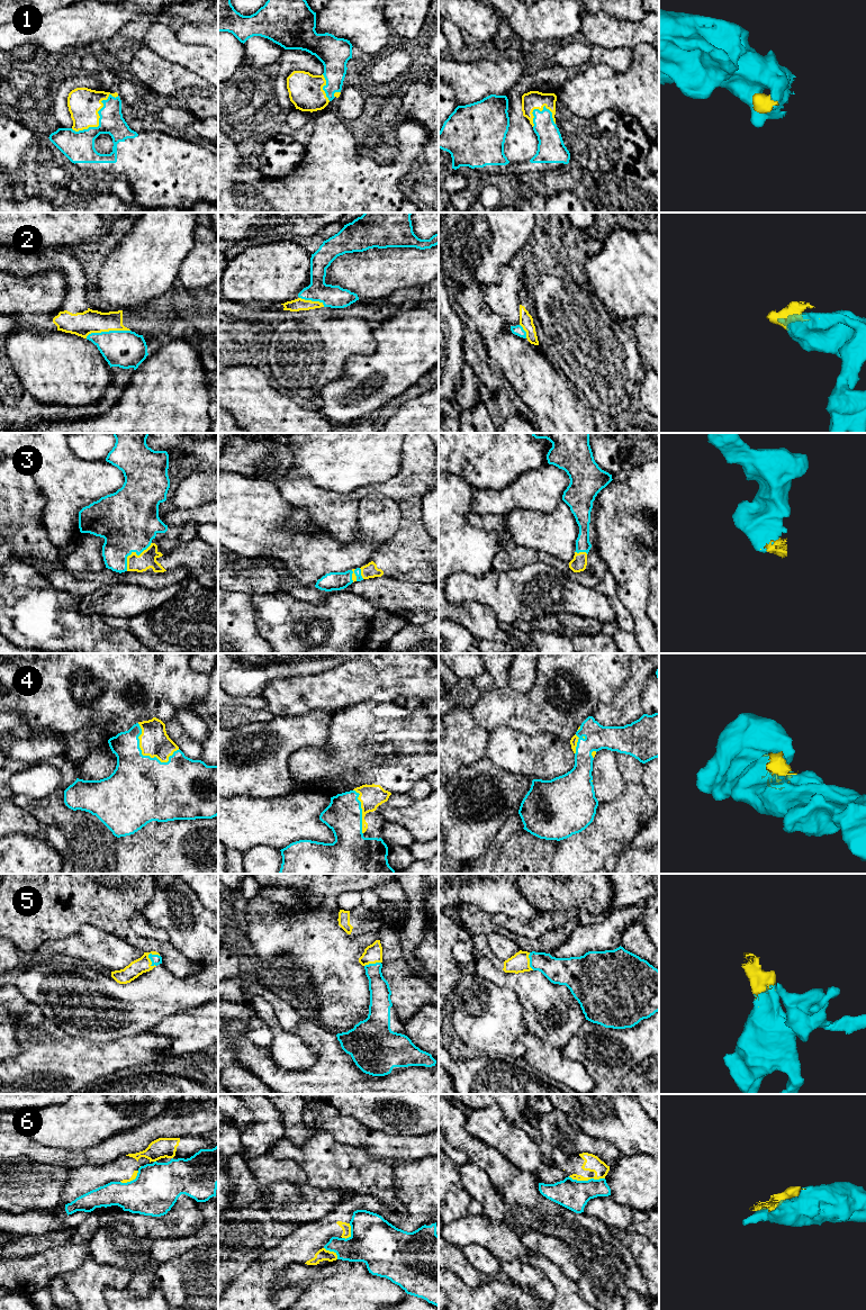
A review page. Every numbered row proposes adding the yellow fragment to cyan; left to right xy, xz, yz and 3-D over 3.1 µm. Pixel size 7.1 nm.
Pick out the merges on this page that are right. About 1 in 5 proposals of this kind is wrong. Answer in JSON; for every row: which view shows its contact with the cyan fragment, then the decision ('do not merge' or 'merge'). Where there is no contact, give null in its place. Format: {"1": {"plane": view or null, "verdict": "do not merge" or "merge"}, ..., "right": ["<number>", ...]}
{"1": {"plane": "xy", "verdict": "merge"}, "2": {"plane": "xy", "verdict": "merge"}, "3": {"plane": "xy", "verdict": "merge"}, "4": {"plane": "xy", "verdict": "merge"}, "5": {"plane": "xy", "verdict": "merge"}, "6": {"plane": "yz", "verdict": "do not merge"}, "right": ["1", "2", "3", "4", "5"]}

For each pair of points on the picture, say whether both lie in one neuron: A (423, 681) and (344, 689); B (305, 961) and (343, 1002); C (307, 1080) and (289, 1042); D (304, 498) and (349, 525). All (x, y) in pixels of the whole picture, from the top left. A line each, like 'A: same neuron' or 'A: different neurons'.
A: same neuron
B: same neuron
C: different neurons
D: same neuron

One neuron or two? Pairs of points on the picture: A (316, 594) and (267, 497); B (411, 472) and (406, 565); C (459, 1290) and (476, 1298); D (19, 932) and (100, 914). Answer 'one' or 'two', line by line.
A: two
B: one
C: one
D: one

